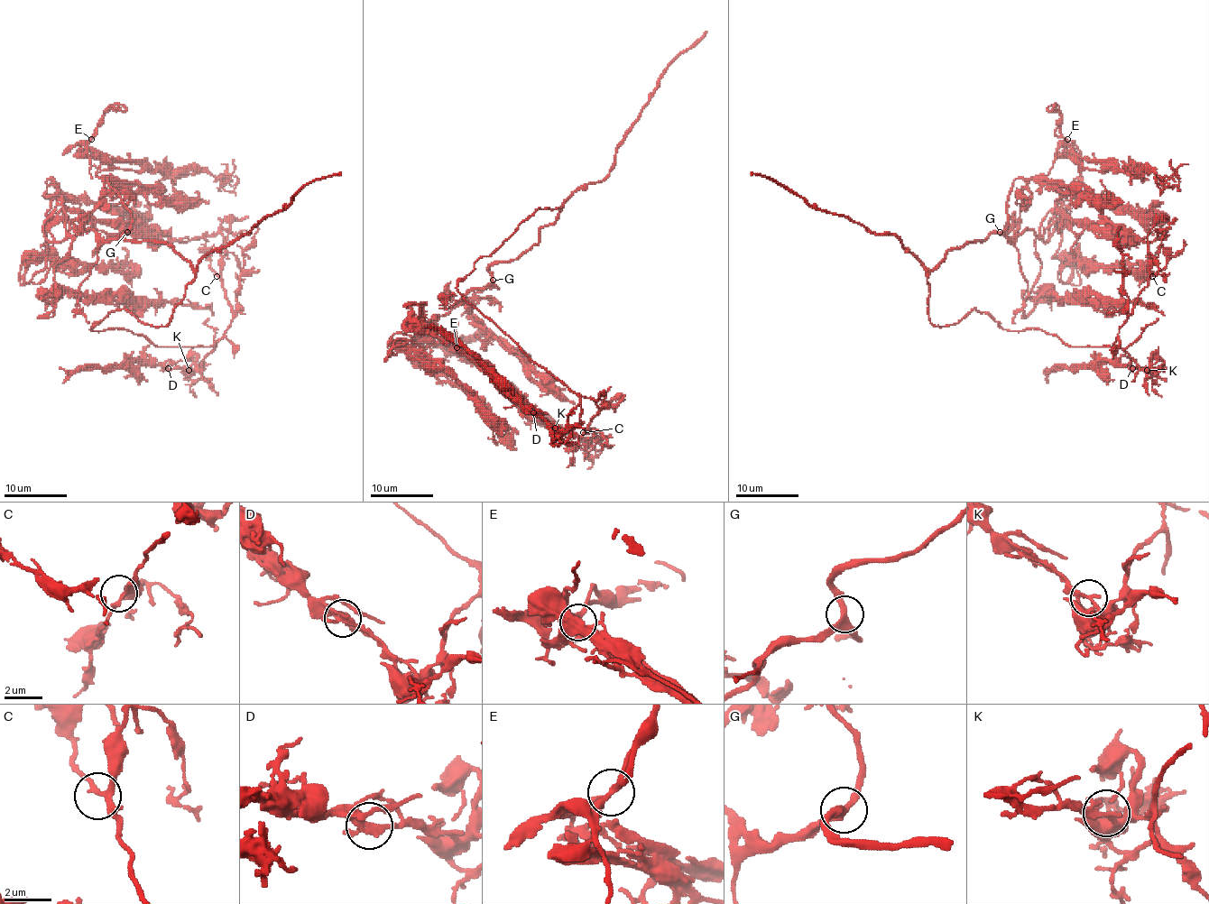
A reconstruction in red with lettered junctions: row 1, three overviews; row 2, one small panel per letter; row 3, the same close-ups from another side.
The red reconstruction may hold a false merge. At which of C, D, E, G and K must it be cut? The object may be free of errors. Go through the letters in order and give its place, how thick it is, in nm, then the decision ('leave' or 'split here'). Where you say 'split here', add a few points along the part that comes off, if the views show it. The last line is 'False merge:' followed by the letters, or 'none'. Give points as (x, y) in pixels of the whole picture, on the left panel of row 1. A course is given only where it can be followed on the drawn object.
C: (216, 276) | 220 nm | leave
D: (168, 368) | 220 nm | leave
E: (91, 139) | 240 nm | leave
G: (127, 232) | 260 nm | leave
K: (189, 370) | 190 nm | leave
False merge: none

